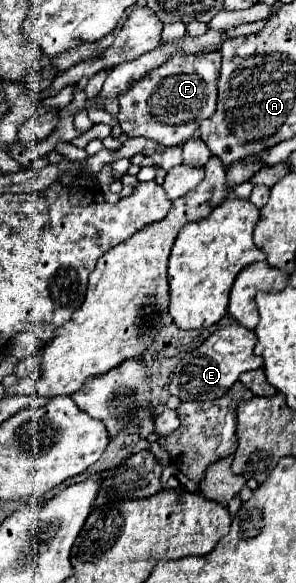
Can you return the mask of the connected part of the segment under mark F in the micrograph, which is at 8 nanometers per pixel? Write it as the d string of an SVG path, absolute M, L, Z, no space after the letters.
M217 50L199 54L171 54L165 64L145 74L147 78L133 82L131 88L121 94L121 112L117 116L119 126L129 138L143 136L157 140L163 146L179 146L187 142L197 132L201 120L215 112L219 70L221 54Z

